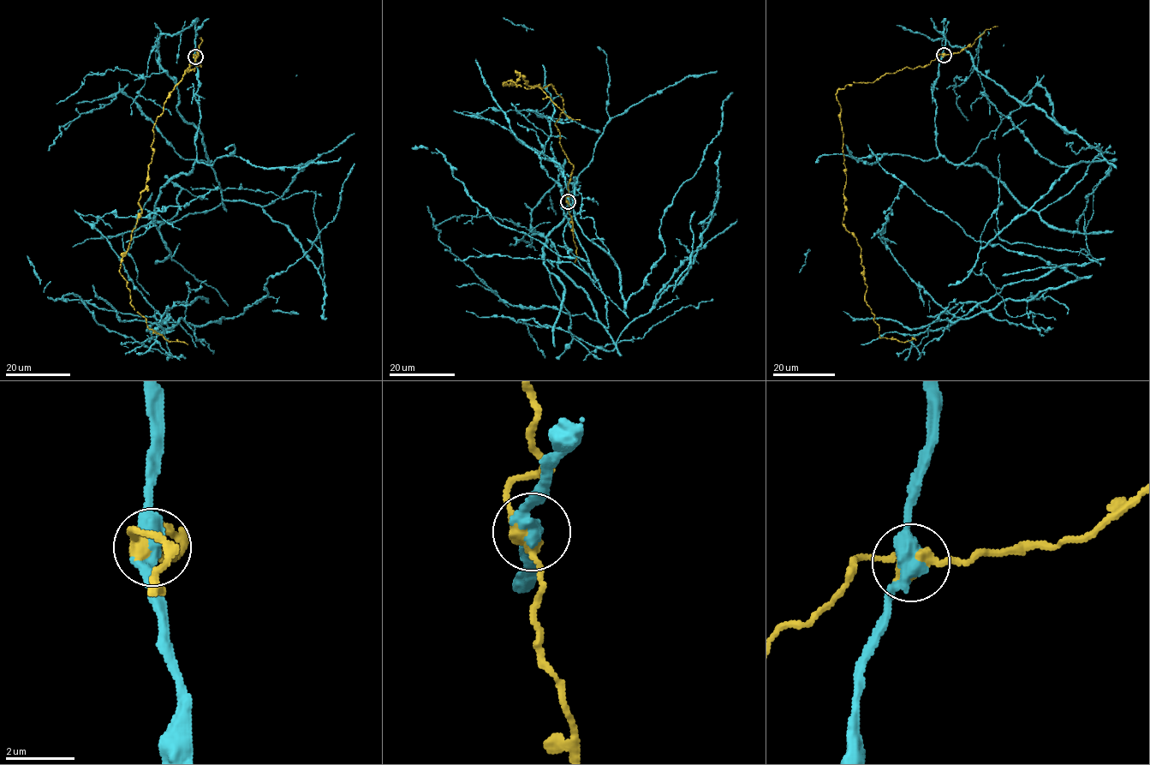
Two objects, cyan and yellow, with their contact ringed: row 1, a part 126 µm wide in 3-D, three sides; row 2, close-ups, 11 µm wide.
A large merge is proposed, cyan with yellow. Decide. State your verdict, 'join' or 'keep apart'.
keep apart

